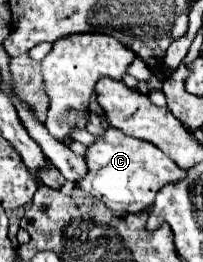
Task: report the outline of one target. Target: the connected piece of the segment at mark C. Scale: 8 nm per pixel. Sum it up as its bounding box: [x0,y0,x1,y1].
[78,126,186,212]

